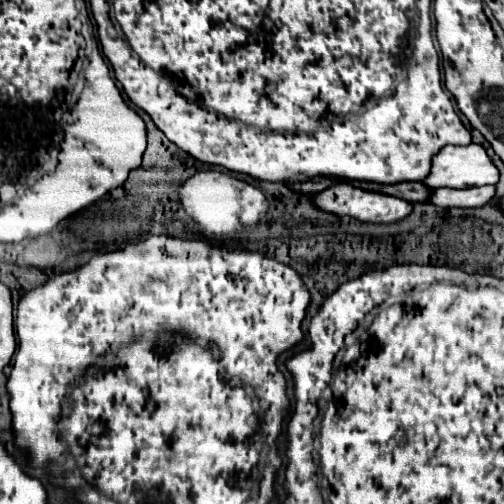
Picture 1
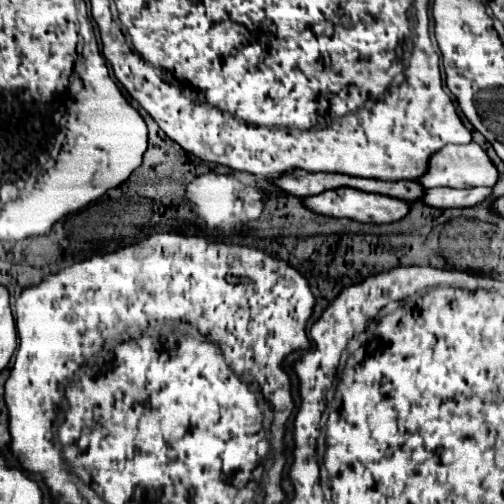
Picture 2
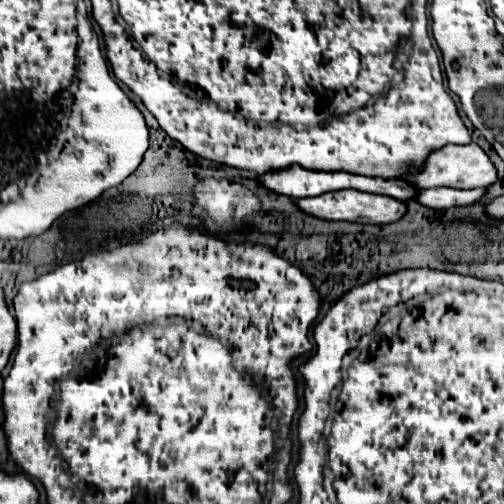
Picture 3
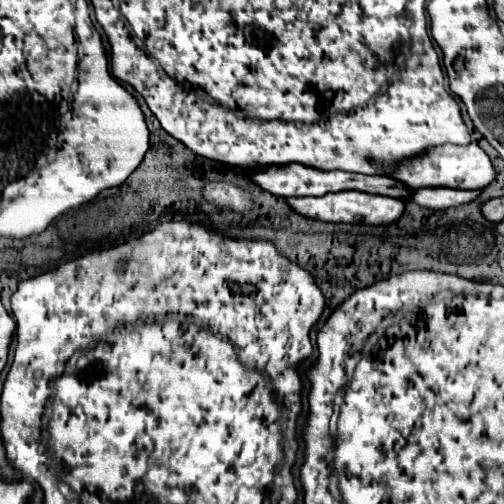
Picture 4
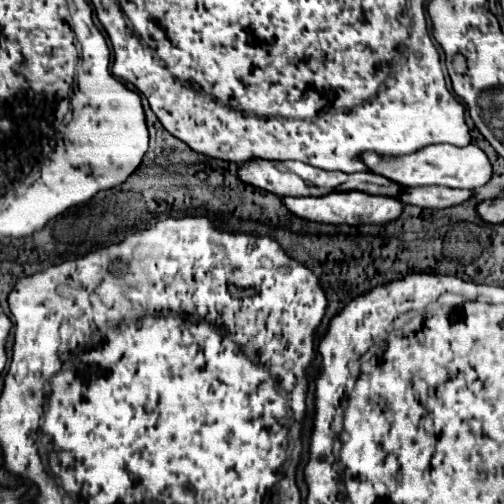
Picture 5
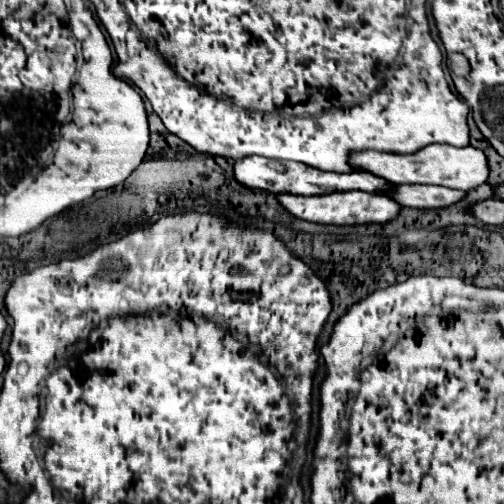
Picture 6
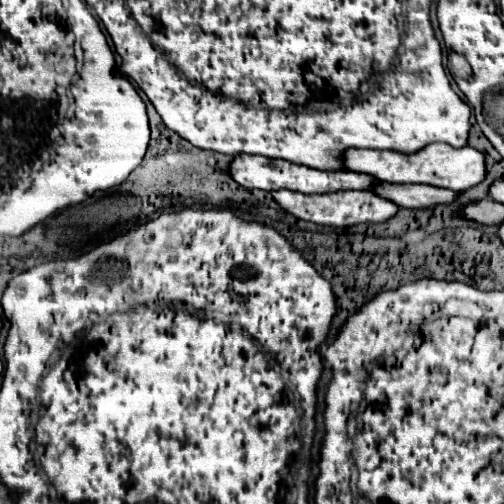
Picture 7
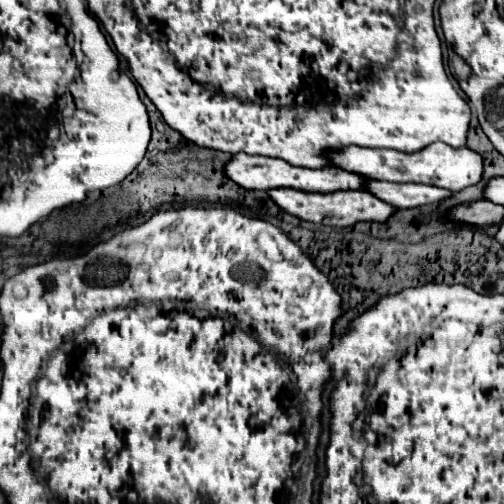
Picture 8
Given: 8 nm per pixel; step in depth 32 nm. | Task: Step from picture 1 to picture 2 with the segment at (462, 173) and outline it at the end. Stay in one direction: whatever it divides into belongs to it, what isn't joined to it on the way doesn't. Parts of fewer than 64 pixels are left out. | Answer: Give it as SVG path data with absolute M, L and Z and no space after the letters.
M470 142L466 146L448 144L442 150L438 150L430 158L428 172L418 182L424 184L424 188L438 188L438 186L448 186L448 188L474 188L474 186L494 186L496 180L498 180L498 170L490 162L488 154L476 142Z

